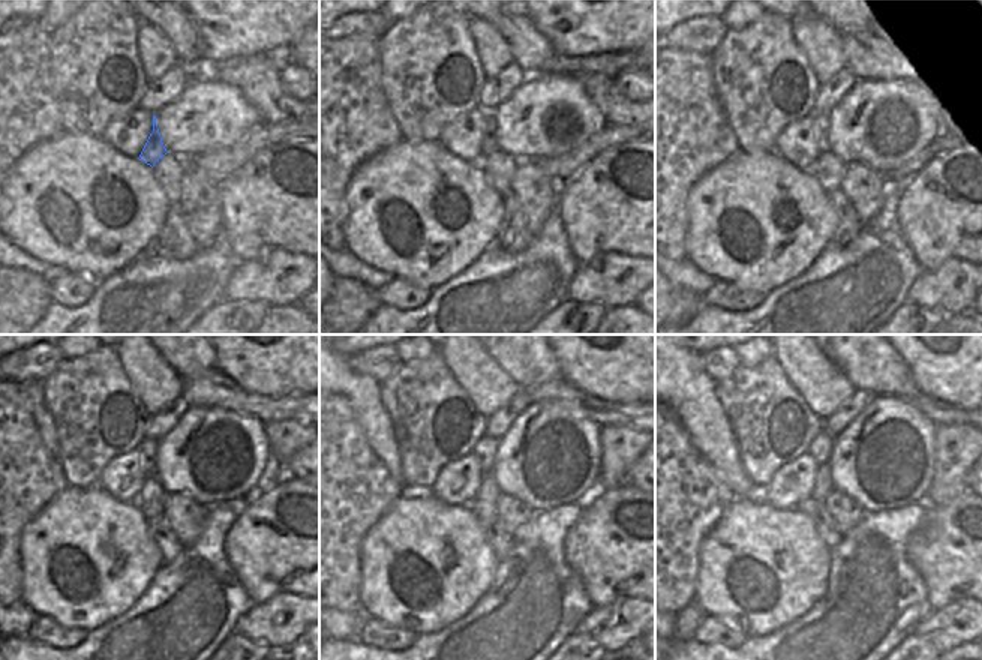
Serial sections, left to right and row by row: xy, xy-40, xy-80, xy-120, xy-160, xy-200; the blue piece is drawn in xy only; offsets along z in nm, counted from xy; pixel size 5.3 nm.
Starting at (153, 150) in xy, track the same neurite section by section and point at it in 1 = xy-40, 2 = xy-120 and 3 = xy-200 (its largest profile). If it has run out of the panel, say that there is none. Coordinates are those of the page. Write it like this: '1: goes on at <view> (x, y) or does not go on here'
1: goes on at xy-40 (489, 146)
2: goes on at xy-120 (149, 449)
3: goes on at xy-200 (820, 449)

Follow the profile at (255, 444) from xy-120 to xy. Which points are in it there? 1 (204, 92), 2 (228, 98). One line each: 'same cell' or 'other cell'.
1: same cell
2: same cell

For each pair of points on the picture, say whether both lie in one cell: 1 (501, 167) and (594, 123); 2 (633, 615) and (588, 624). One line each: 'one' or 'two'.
1: two
2: one

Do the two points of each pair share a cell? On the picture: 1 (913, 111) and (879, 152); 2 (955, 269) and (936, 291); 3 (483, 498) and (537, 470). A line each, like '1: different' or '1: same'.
1: same
2: same
3: different

